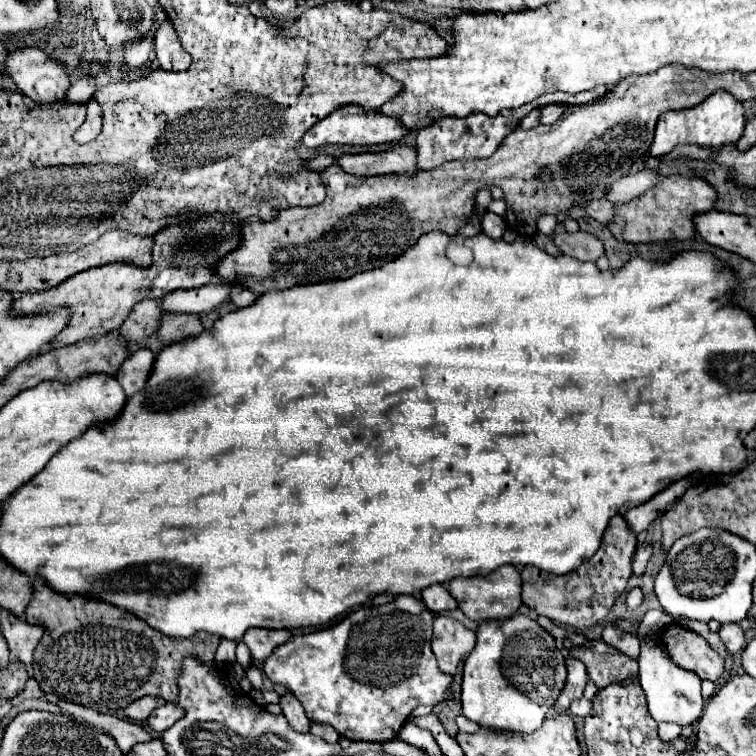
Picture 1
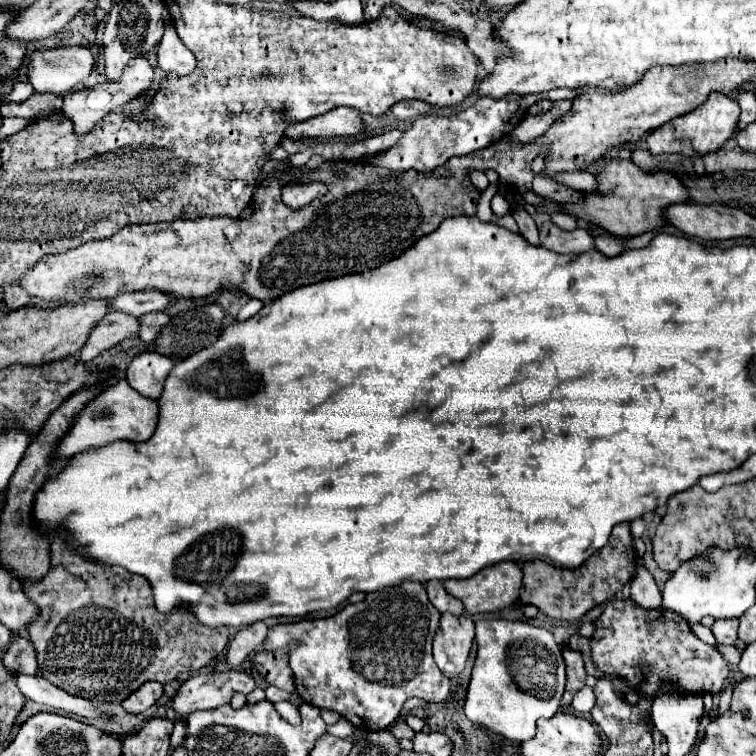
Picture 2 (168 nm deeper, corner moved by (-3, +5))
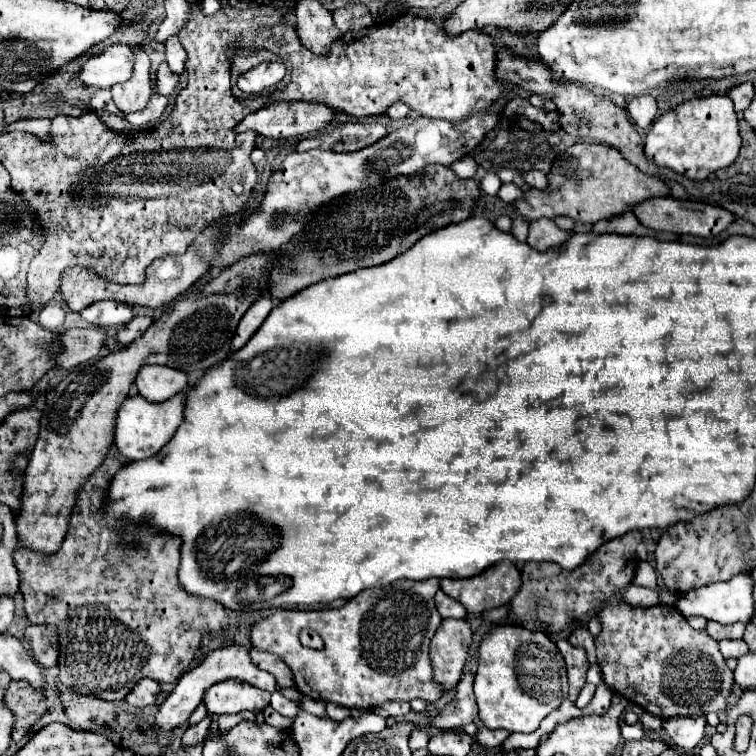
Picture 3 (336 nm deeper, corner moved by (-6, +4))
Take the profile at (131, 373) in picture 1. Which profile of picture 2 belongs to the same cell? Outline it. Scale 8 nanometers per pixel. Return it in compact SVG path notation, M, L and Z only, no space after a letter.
M139 352L127 368L127 382L139 394L155 400L159 398L163 382L171 368L173 368L171 358L157 352Z

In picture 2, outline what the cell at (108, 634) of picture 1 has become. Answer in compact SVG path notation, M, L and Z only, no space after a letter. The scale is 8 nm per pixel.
M59 532L57 548L51 548L51 568L37 584L27 584L25 592L39 608L39 620L29 624L29 640L35 646L39 674L57 688L89 698L93 702L123 702L131 692L145 682L157 680L171 684L179 674L197 672L221 656L229 644L229 628L207 628L195 624L187 612L159 614L153 606L151 586L143 576L135 576L123 568L103 568L95 562L85 562L75 550L67 548L65 532Z

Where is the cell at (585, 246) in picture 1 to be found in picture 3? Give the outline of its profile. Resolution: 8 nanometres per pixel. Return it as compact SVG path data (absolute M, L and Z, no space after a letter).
M538 219L538 221L530 221L530 231L528 231L528 239L526 243L536 249L536 251L546 251L552 247L562 245L568 237L572 235L572 231L562 231L556 227L556 223L552 219Z

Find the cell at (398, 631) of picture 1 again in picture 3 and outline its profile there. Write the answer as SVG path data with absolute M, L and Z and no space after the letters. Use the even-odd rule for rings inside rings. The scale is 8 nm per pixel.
M398 579L386 587L366 589L354 599L346 601L340 609L320 609L320 611L294 611L278 609L274 615L254 623L250 631L250 641L254 647L282 657L282 661L292 669L294 683L302 695L322 701L334 701L348 709L376 709L384 701L412 701L424 699L434 703L442 697L442 689L432 681L432 667L428 657L428 645L434 637L442 617L436 611L434 595L440 589L438 579L426 581L406 581ZM304 627L314 629L324 639L324 649L308 649L300 643L298 635Z

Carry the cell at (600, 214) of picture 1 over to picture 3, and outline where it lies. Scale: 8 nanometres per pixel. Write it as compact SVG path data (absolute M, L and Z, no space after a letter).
M526 171L524 173L524 181L530 185L530 187L538 187L538 189L544 189L546 187L546 175L538 173L538 171Z

